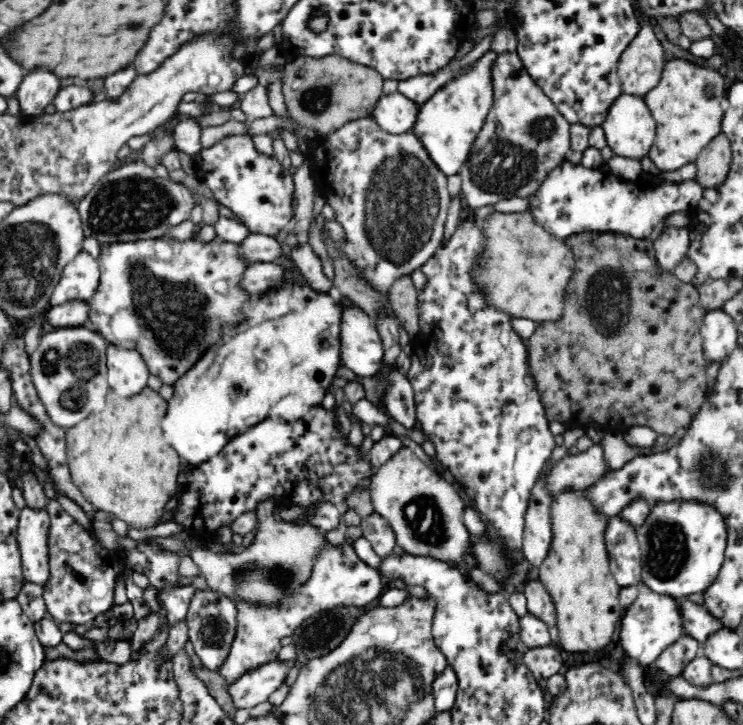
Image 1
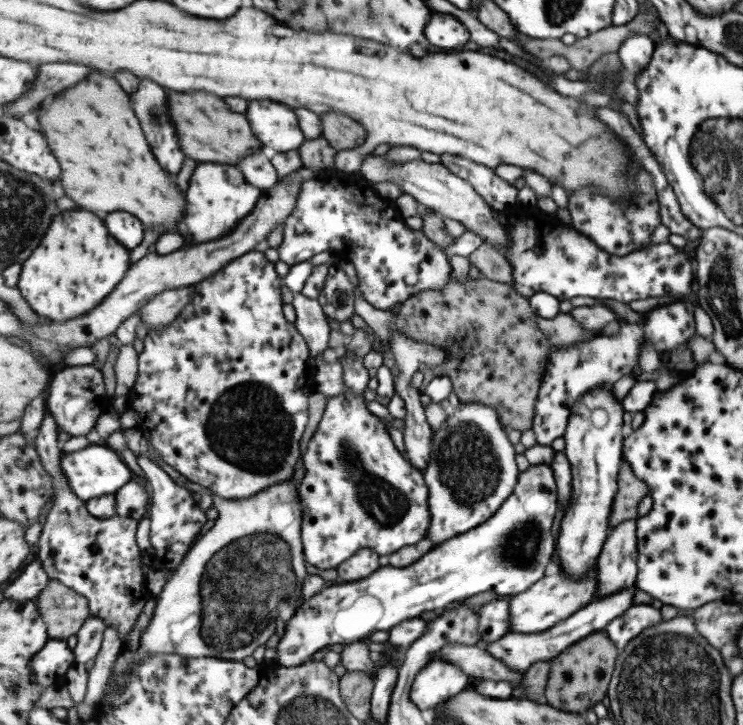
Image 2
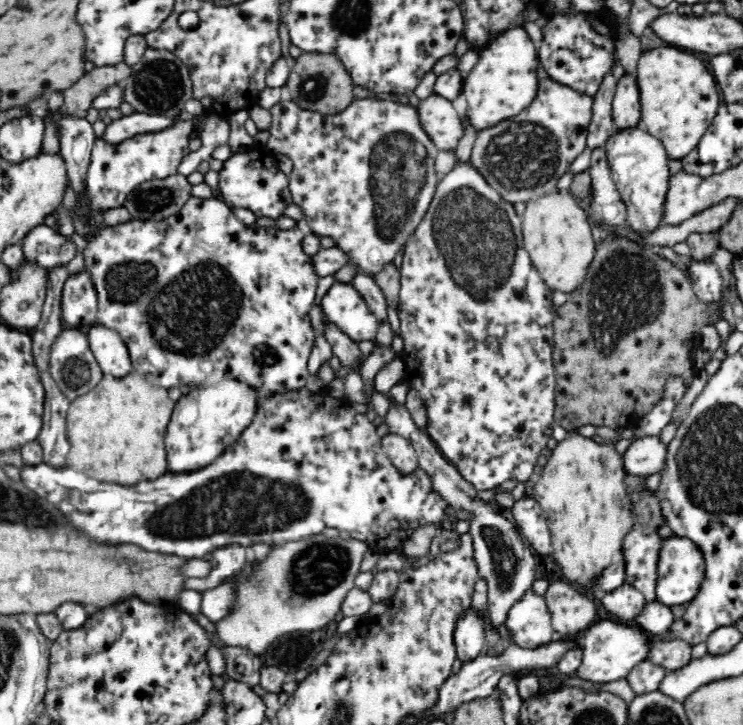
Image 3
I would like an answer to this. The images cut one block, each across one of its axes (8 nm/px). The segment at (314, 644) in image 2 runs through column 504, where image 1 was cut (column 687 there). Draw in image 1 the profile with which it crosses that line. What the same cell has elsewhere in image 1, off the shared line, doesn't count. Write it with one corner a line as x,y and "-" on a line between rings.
658,502
636,535
641,548
642,582
654,593
680,600
690,594
704,593
718,577
727,547
727,530
711,506

